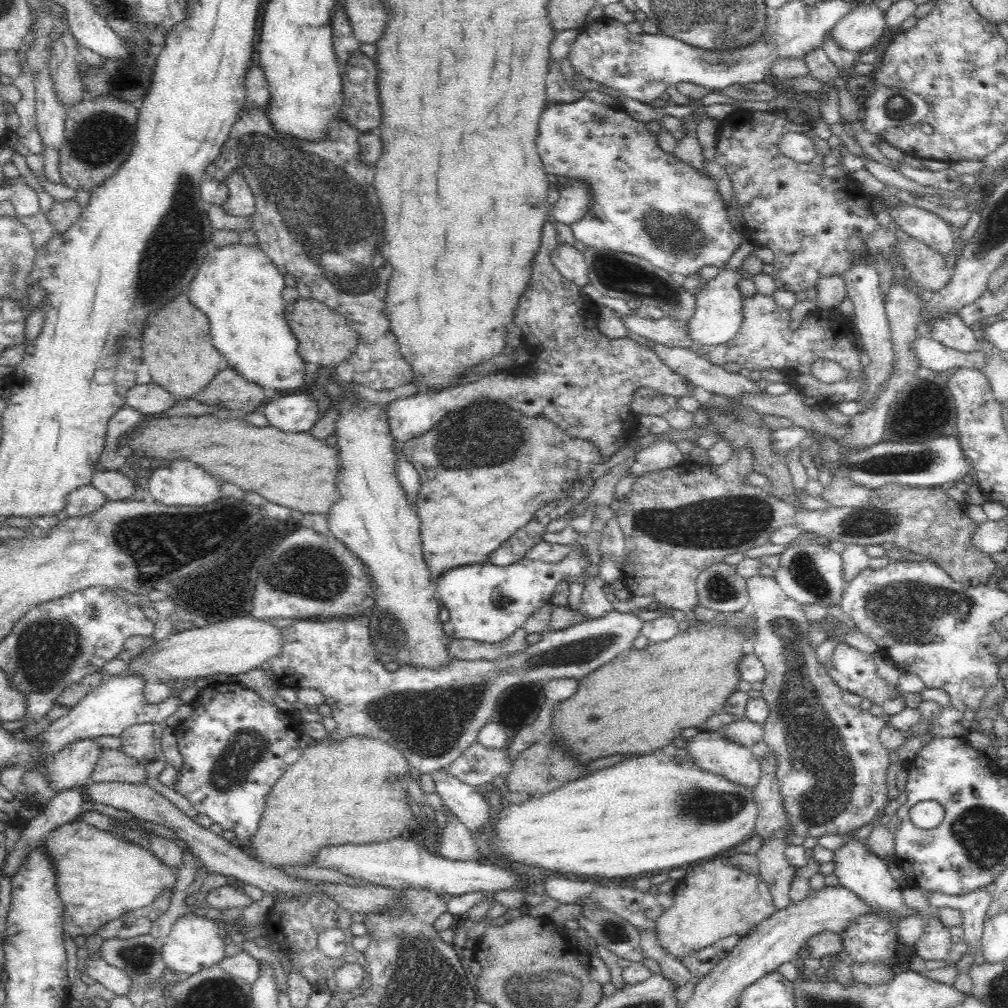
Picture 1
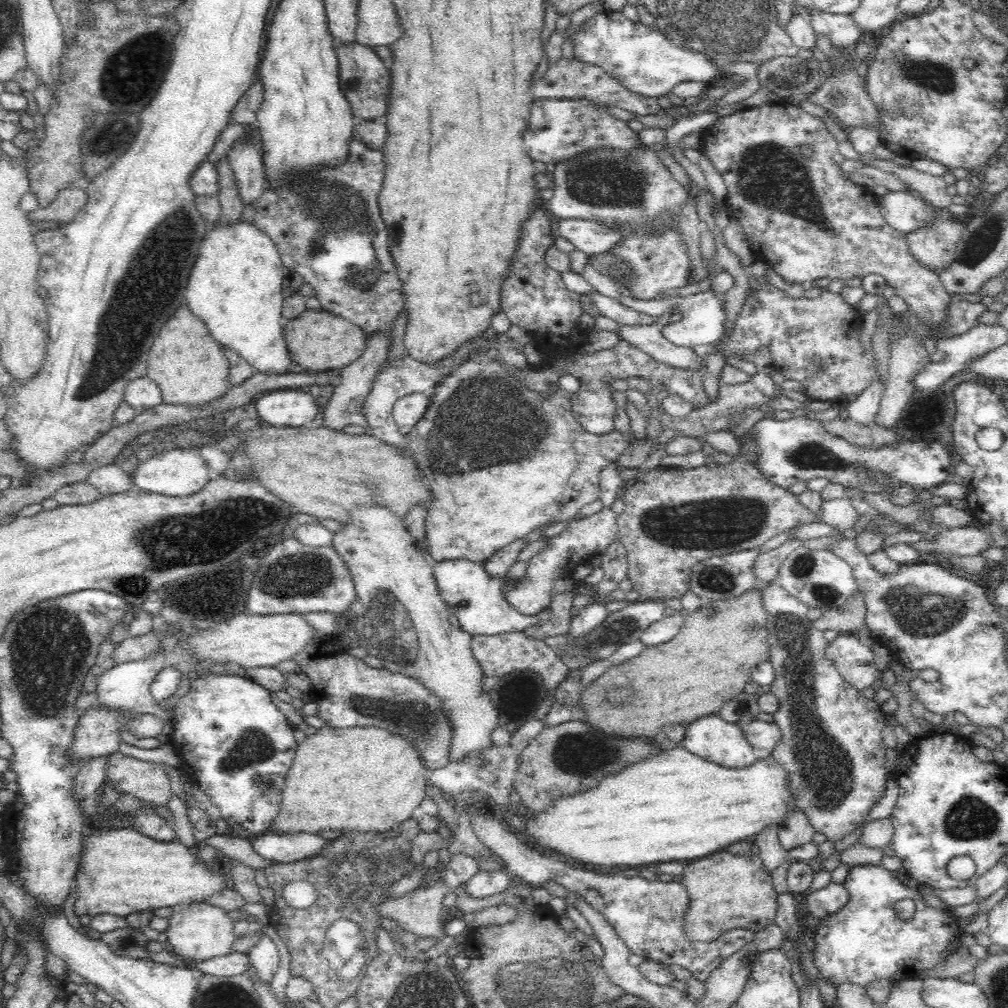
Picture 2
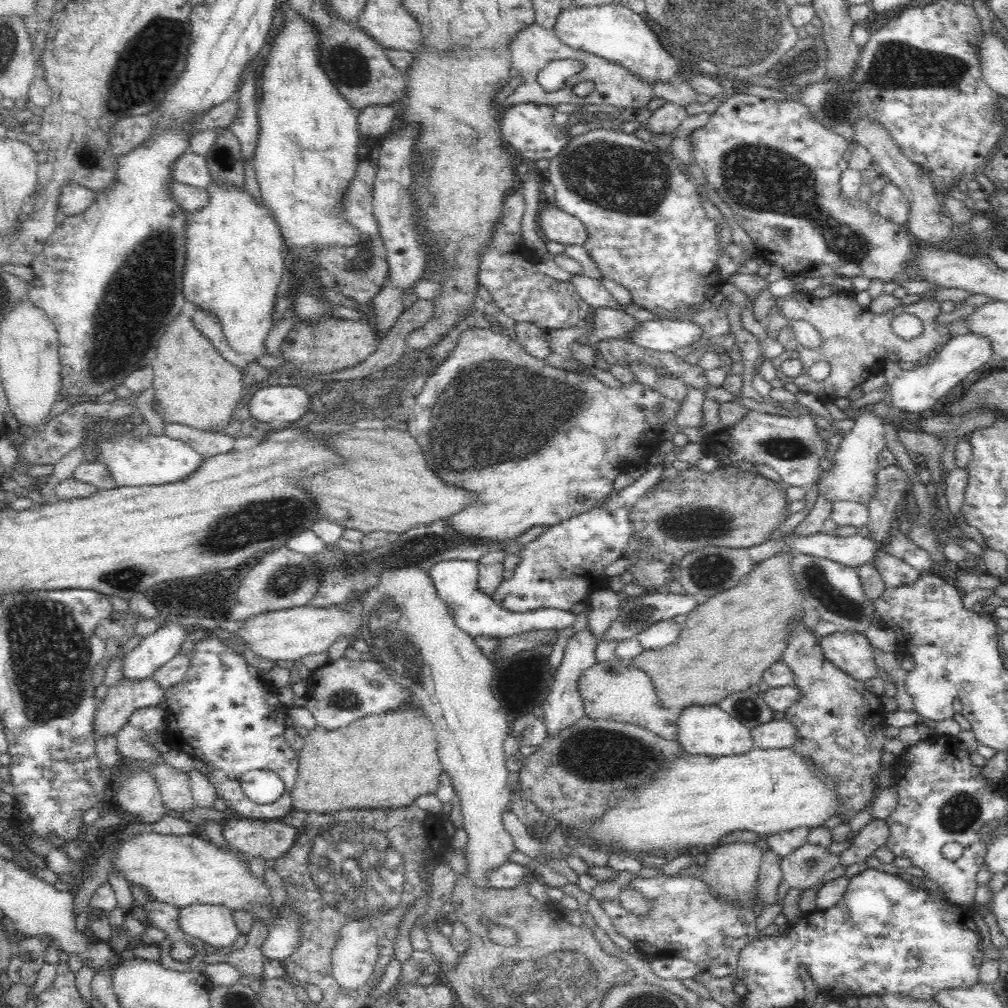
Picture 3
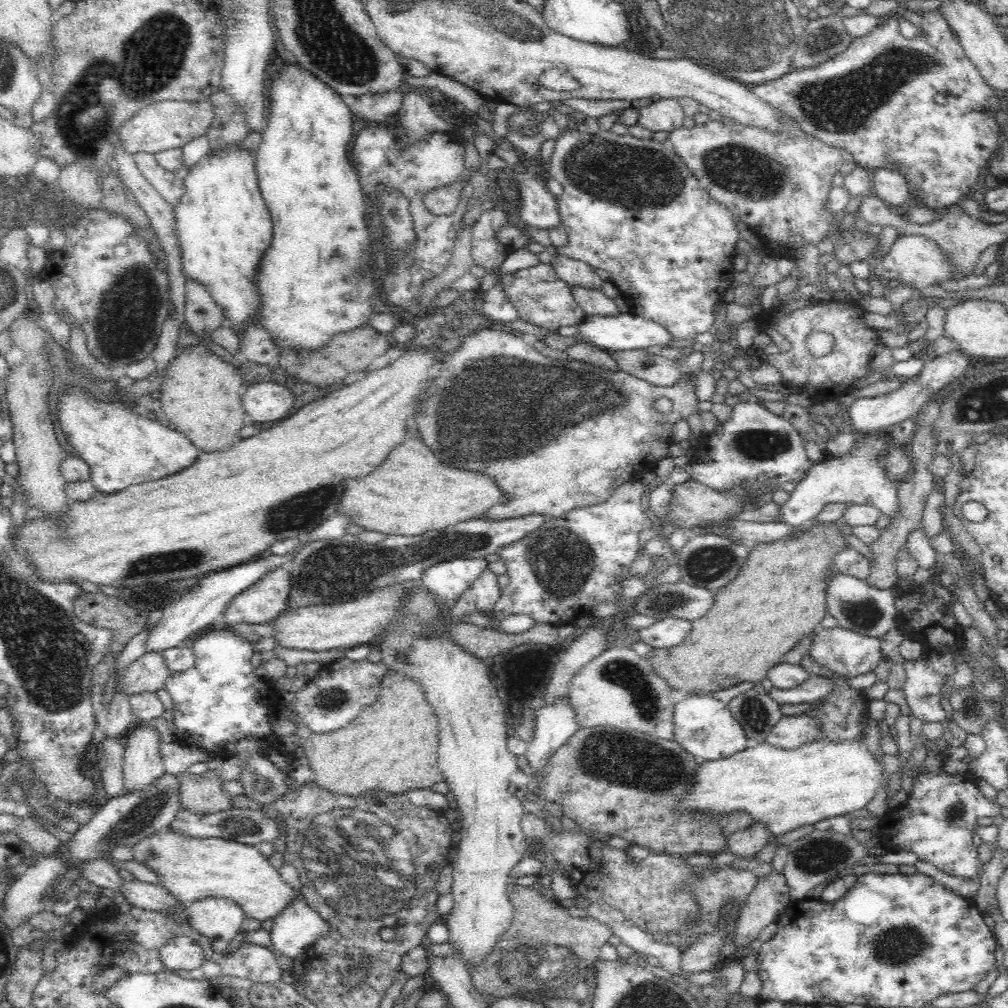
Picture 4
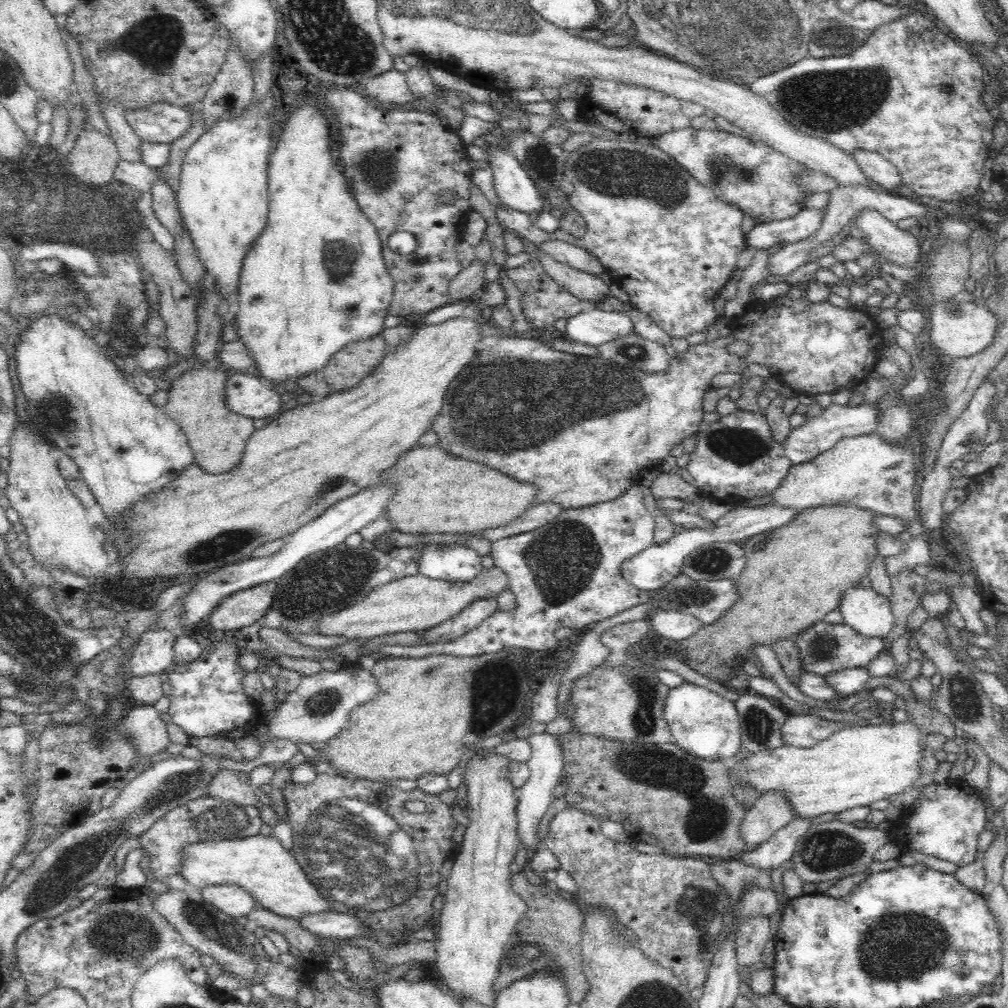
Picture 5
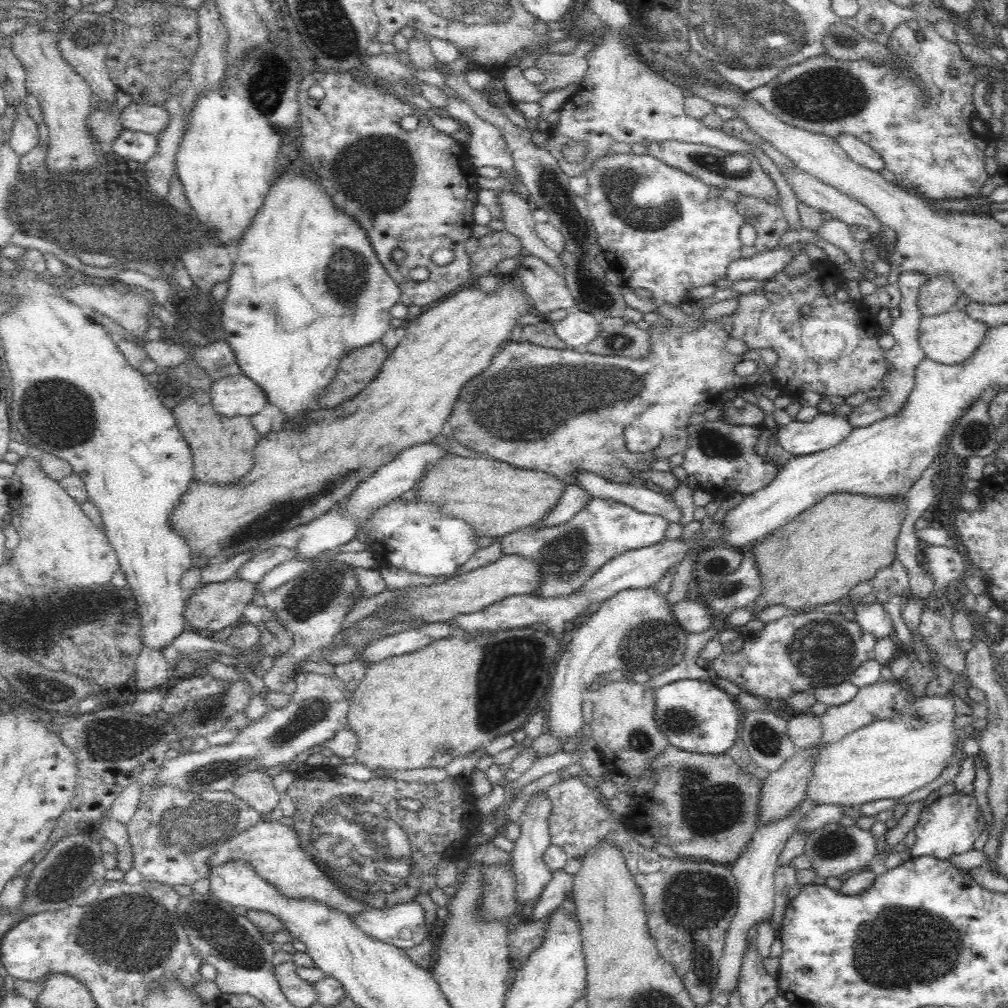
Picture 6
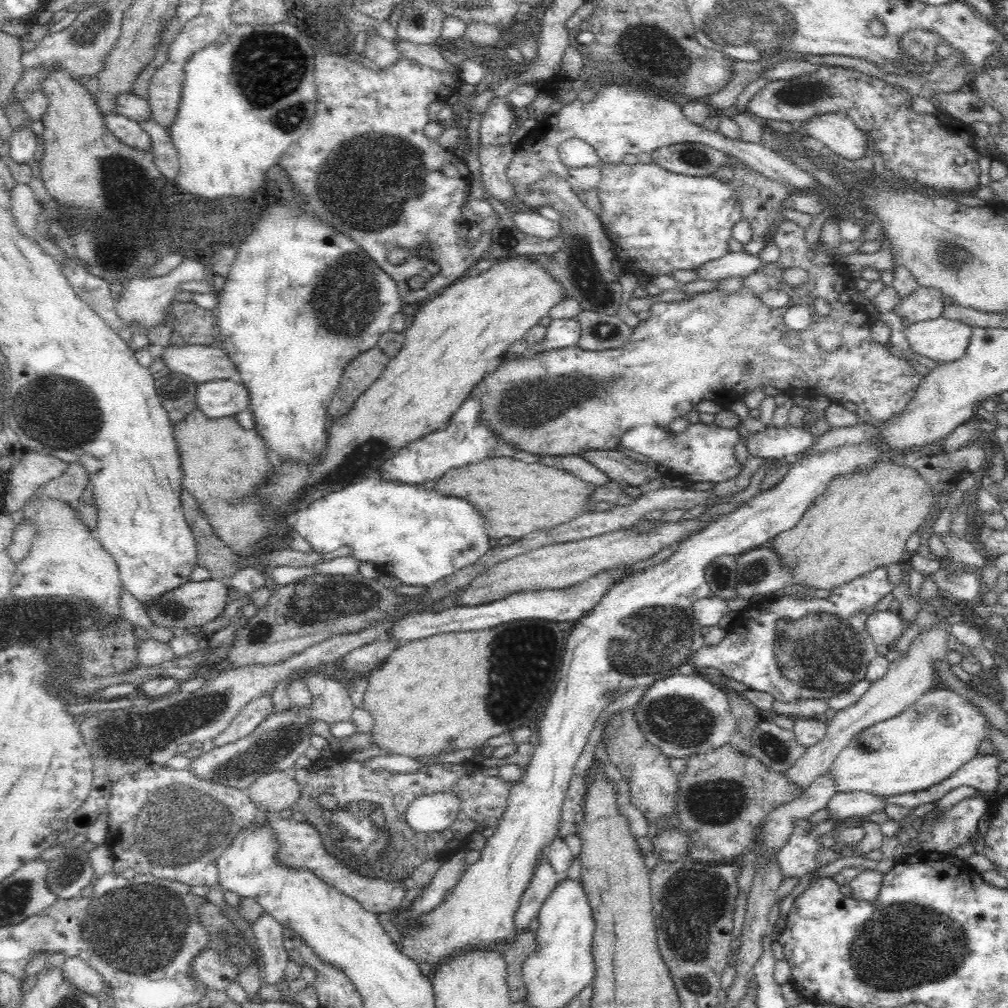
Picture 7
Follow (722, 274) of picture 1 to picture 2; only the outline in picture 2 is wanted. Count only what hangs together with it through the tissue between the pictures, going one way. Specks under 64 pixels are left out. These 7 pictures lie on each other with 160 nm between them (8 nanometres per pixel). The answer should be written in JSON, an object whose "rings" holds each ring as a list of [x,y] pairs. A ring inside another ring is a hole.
{"rings":[[[712,289],[704,292],[686,296],[668,296],[664,302],[668,302],[668,306],[676,304],[680,309],[683,317],[676,322],[669,322],[662,327],[662,335],[675,345],[685,346],[693,349],[698,344],[712,345],[718,338],[724,334],[724,313],[725,306],[721,302],[721,294],[718,294]]]}

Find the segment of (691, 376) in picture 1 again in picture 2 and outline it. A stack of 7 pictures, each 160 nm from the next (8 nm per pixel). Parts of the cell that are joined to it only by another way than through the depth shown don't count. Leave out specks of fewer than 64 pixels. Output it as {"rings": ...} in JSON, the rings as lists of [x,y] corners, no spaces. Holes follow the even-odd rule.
{"rings":[[[672,308],[655,318],[652,324],[618,324],[619,328],[614,332],[619,339],[628,341],[631,345],[649,354],[658,362],[665,362],[676,368],[693,368],[703,372],[704,358],[697,356],[693,349],[675,345],[662,335],[662,327],[669,323]]]}

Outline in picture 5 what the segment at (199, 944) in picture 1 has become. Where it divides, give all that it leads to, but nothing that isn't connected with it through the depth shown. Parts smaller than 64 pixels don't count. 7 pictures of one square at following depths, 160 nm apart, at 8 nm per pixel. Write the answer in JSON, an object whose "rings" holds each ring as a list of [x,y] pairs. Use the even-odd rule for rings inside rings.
{"rings":[[[212,884],[204,886],[201,893],[205,900],[208,900],[216,908],[220,908],[223,912],[228,913],[234,918],[246,916],[252,909],[259,906],[253,896],[239,884]]]}

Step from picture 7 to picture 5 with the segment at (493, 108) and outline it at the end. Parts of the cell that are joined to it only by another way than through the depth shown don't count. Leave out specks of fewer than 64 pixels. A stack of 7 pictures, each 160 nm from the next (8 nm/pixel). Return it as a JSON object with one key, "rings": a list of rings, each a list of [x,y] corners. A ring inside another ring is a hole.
{"rings":[[[489,144],[484,150],[488,157],[487,163],[493,171],[492,187],[494,187],[498,199],[500,199],[503,204],[506,204],[509,208],[519,210],[526,214],[545,210],[544,197],[538,193],[536,183],[528,177],[524,168],[514,160],[514,157],[510,152],[507,152],[501,146],[492,147],[492,145]]]}

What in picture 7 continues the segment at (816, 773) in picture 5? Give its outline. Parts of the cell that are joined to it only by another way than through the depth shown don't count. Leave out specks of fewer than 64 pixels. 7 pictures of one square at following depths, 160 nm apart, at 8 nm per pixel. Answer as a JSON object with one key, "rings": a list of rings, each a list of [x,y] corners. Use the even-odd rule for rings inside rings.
{"rings":[[[938,686],[904,712],[858,733],[829,768],[838,791],[865,791],[890,797],[925,790],[954,774],[979,753],[991,724],[971,701]]]}

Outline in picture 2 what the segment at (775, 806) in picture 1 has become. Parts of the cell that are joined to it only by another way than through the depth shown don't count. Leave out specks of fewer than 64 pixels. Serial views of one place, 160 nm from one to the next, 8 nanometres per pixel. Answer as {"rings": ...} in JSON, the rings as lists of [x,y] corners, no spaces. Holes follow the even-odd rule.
{"rings":[[[774,825],[758,832],[755,836],[754,843],[759,848],[760,861],[764,869],[770,874],[774,872],[786,860],[792,860],[792,856],[787,850],[782,848],[778,840],[778,825]]]}

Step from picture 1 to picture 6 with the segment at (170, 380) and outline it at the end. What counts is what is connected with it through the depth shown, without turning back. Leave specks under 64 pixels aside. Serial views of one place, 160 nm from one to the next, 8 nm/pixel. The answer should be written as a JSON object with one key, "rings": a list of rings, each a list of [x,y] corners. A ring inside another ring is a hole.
{"rings":[[[208,391],[188,395],[171,413],[192,453],[192,480],[226,486],[238,482],[242,476],[248,474],[254,464],[252,456],[261,438],[250,423],[249,417],[236,415],[228,418],[216,414]]]}

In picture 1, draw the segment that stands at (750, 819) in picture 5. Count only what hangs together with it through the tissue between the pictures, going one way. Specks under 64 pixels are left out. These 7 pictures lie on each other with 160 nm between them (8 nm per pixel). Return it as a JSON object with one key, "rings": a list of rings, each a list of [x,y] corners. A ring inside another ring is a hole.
{"rings":[[[714,856],[692,865],[677,881],[673,893],[674,904],[656,919],[655,934],[658,944],[676,960],[694,950],[702,950],[730,934],[745,935],[756,925],[777,911],[768,883],[759,874],[750,874],[734,866],[725,856]]]}

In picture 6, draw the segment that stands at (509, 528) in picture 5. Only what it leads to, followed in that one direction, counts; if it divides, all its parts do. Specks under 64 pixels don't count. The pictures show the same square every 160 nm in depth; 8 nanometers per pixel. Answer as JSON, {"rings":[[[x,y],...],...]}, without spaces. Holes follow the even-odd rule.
{"rings":[[[578,484],[568,485],[558,499],[558,506],[554,507],[552,514],[546,516],[540,524],[534,524],[530,529],[542,529],[545,526],[556,526],[570,522],[580,510],[588,506],[593,496]]]}

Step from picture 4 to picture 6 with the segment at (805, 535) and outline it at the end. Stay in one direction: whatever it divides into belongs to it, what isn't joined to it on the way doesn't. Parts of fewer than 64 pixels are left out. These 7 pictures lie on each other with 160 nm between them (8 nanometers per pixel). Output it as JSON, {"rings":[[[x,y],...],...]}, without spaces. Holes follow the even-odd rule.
{"rings":[[[832,492],[790,524],[754,543],[748,550],[756,559],[758,571],[764,581],[764,592],[748,607],[753,607],[756,614],[764,606],[772,604],[786,604],[788,608],[792,608],[793,613],[812,611],[820,604],[846,597],[856,584],[871,580],[878,570],[884,570],[886,566],[896,562],[896,540],[905,520],[904,499],[905,496],[878,498],[851,492]]]}

